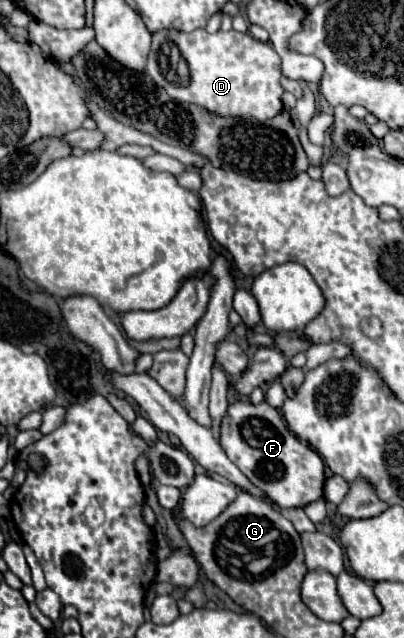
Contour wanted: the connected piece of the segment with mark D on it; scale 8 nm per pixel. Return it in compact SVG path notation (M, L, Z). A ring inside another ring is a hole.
M194 30L194 32L156 32L152 34L152 48L146 64L146 74L168 92L170 98L178 102L190 102L198 104L200 108L218 114L218 116L234 116L242 120L268 120L274 118L278 112L282 112L282 86L280 86L280 56L274 52L272 44L260 42L252 38L248 32L236 32L236 30L218 30L214 34L208 34L206 30Z

